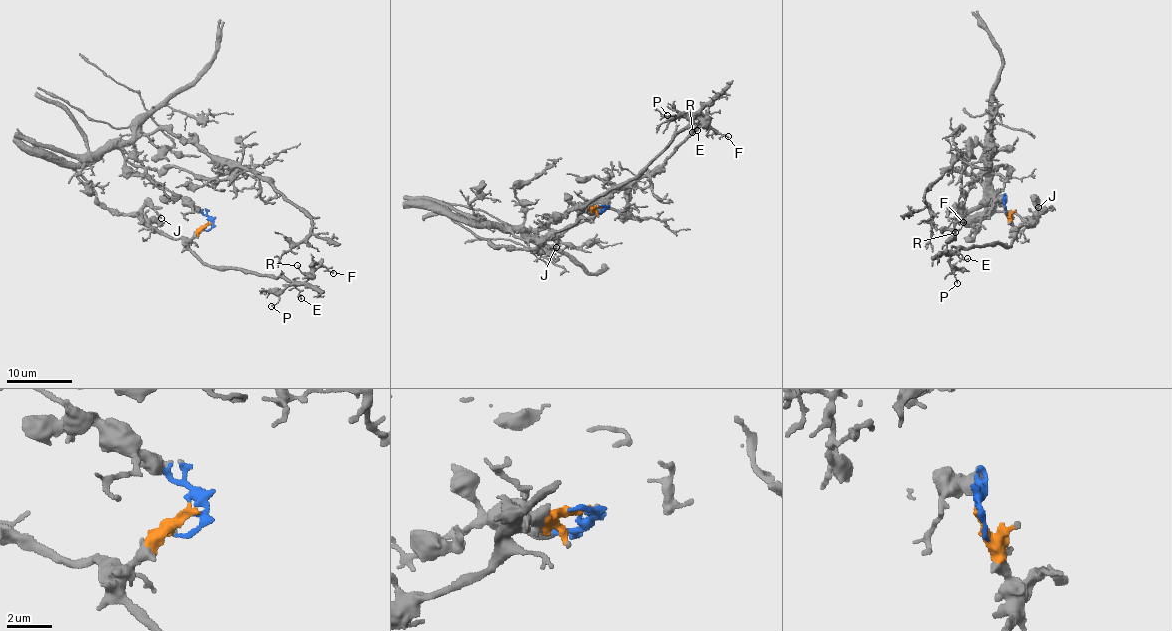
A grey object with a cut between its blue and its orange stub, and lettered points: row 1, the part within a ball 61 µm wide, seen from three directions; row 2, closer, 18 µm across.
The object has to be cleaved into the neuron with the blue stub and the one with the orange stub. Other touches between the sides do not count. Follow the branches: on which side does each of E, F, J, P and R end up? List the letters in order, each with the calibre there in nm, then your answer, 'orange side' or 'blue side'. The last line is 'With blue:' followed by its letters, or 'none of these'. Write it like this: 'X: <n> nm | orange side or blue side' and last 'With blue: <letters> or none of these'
E: 130 nm | orange side
F: 100 nm | orange side
J: 170 nm | orange side
P: 110 nm | orange side
R: 140 nm | orange side
With blue: none of these

